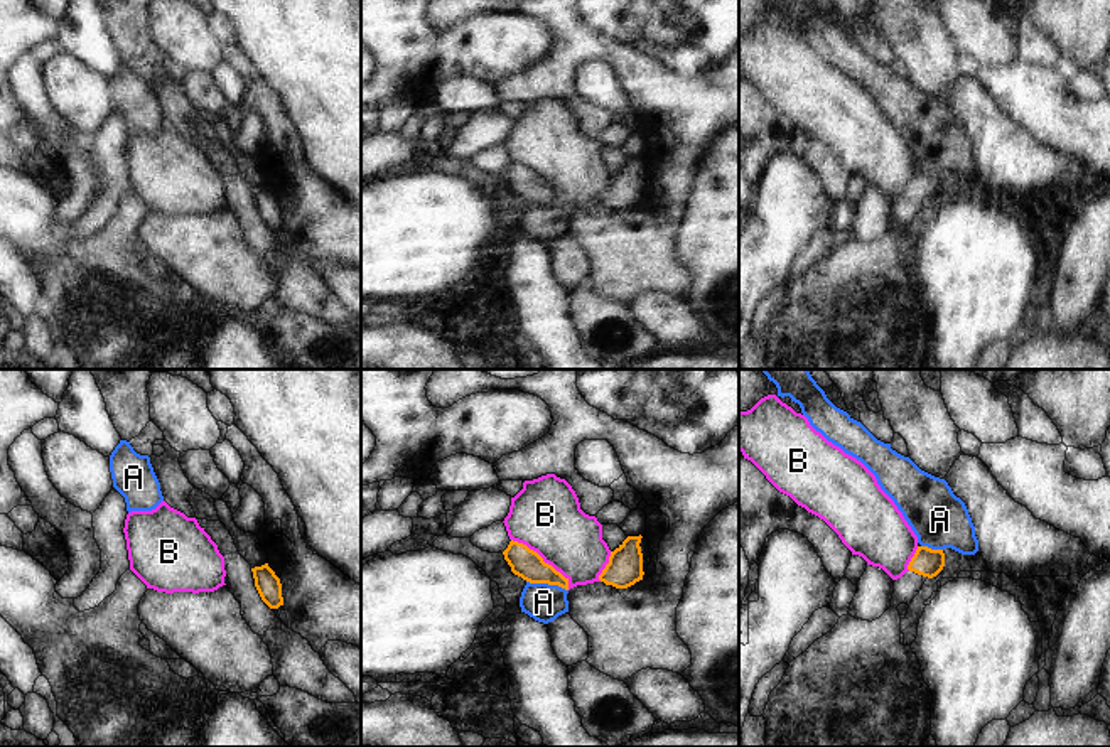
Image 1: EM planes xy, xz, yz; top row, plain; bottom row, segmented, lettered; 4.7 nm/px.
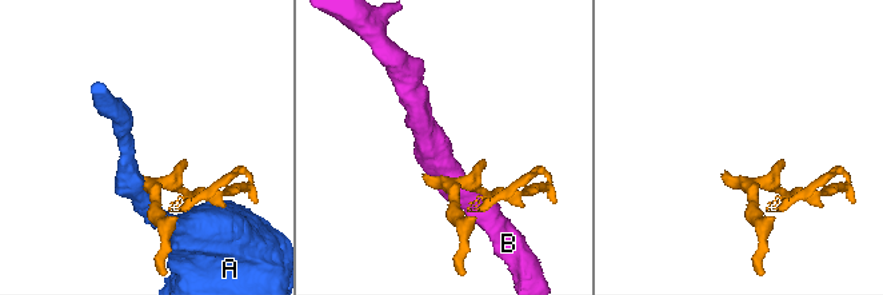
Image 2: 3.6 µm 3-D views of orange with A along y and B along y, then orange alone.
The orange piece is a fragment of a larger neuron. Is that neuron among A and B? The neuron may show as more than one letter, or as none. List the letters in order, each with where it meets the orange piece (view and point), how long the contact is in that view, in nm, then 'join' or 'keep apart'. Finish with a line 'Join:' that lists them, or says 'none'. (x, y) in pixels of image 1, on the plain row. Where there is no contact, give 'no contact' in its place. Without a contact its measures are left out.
A: meets orange in xz at (547, 204); contact 200 nm long; keep apart
B: meets orange in xz at (542, 182); contact 380 nm long; keep apart
Join: none

